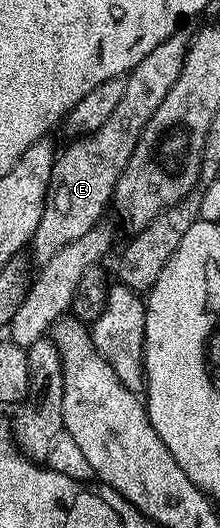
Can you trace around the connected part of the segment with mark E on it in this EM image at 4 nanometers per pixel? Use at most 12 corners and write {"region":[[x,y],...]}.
{"region":[[173,33],[112,115],[57,154],[28,242],[38,263],[101,222],[186,58]]}

